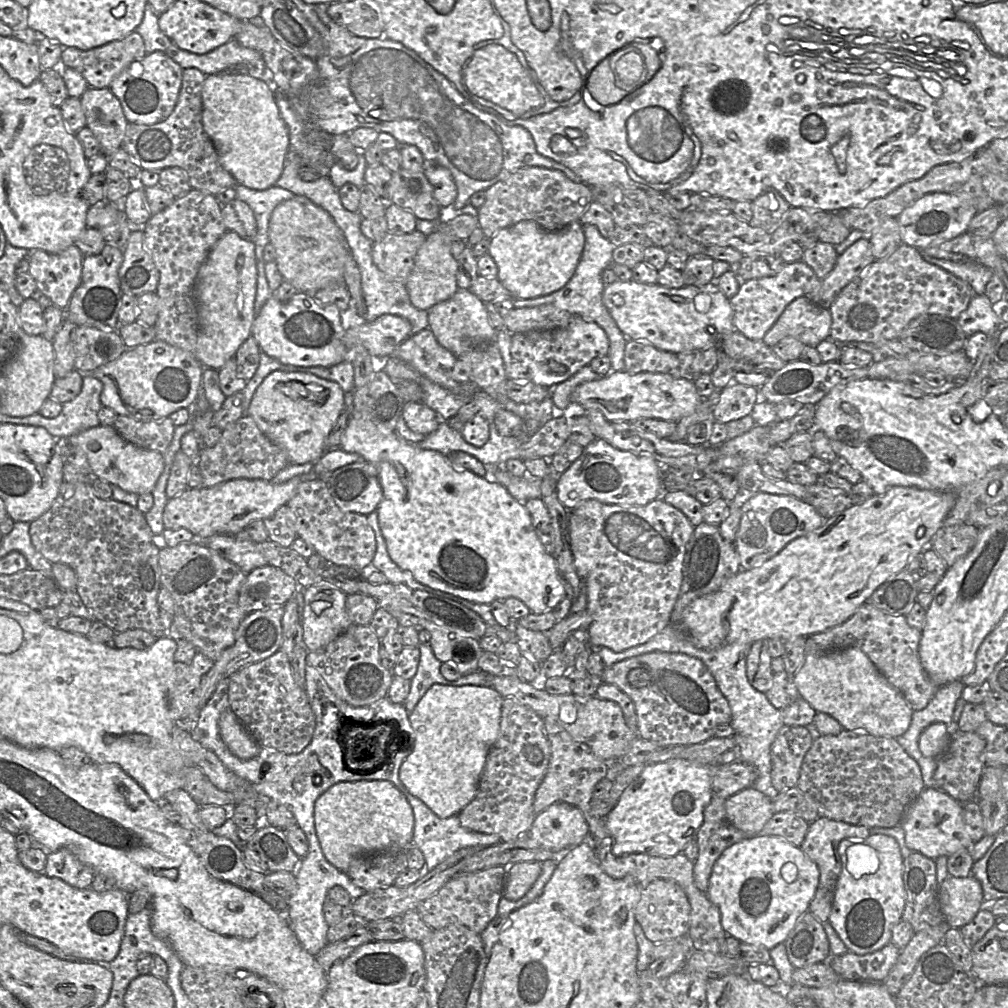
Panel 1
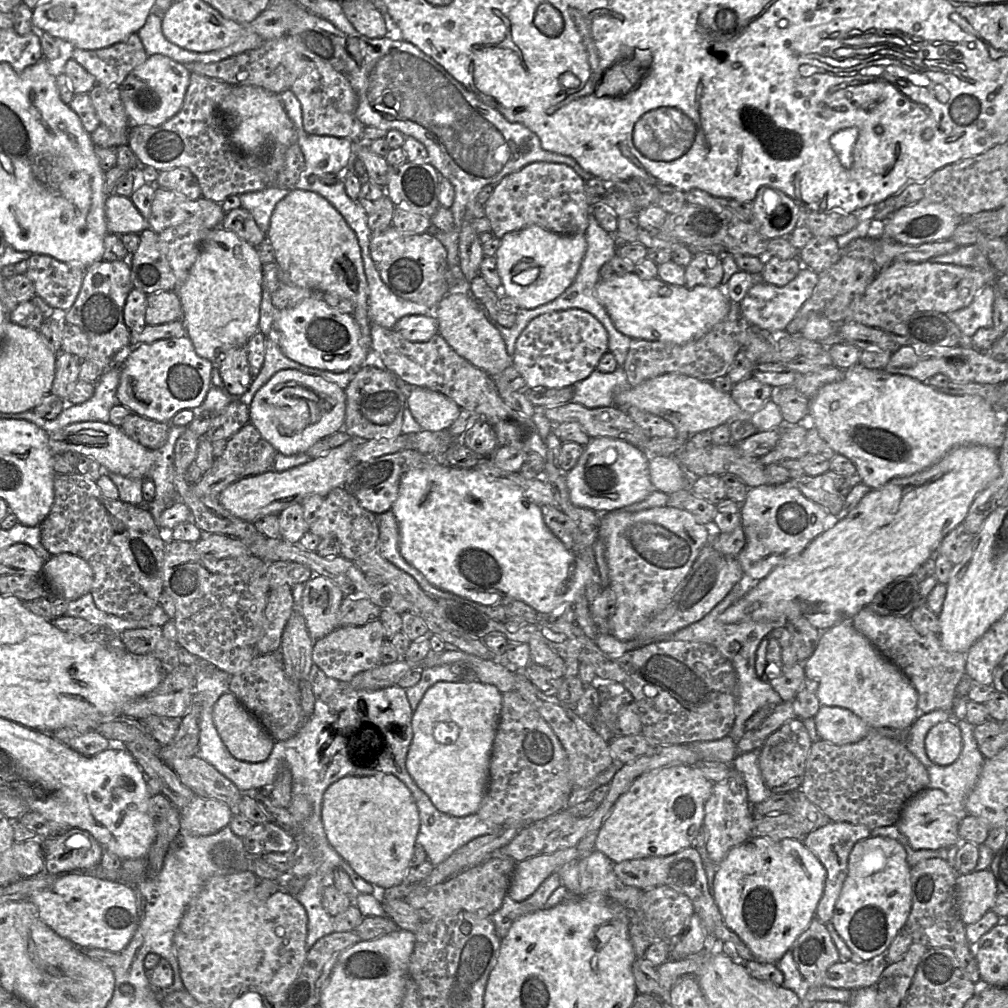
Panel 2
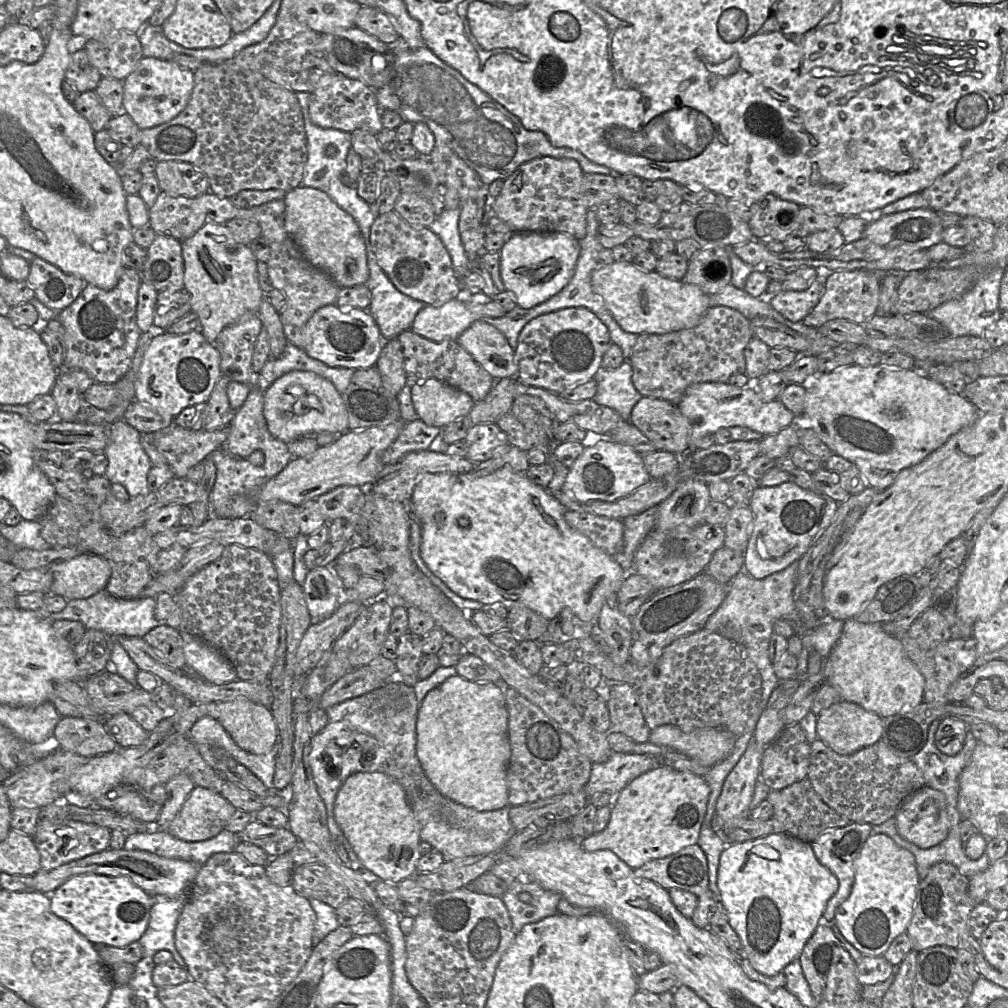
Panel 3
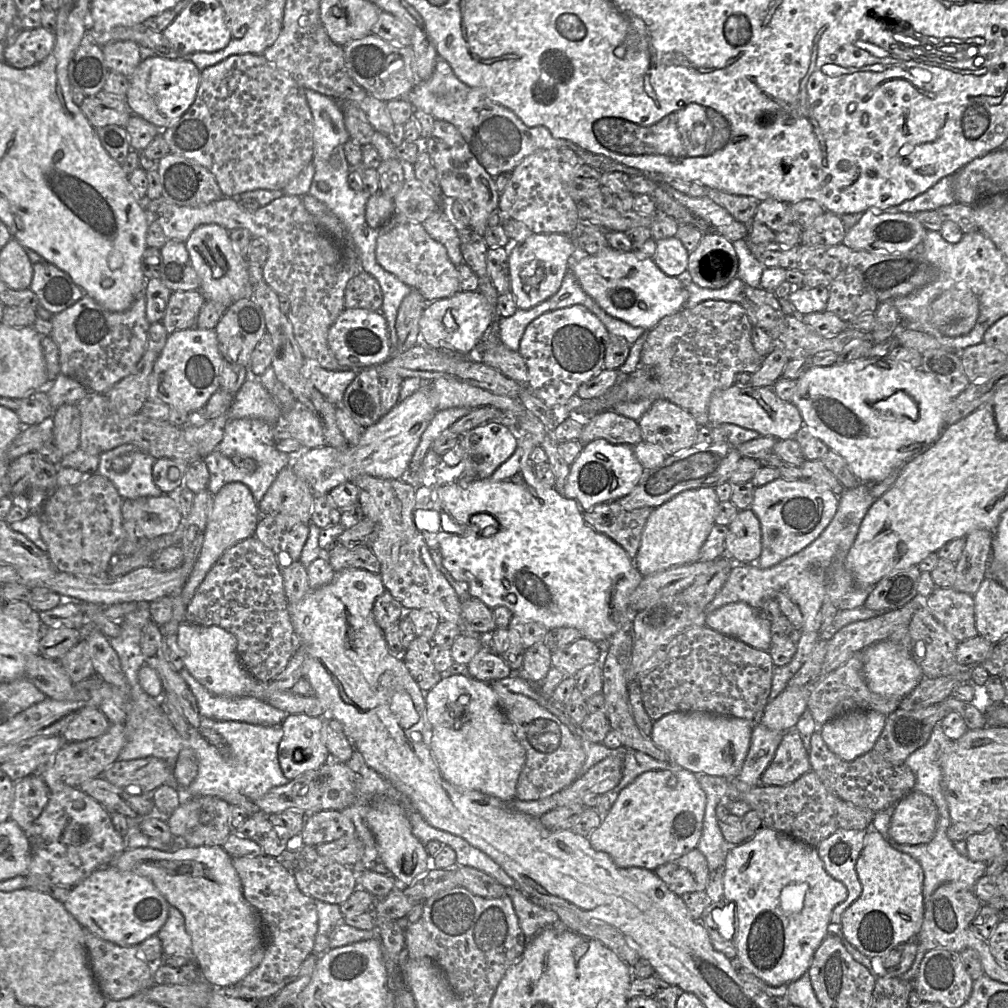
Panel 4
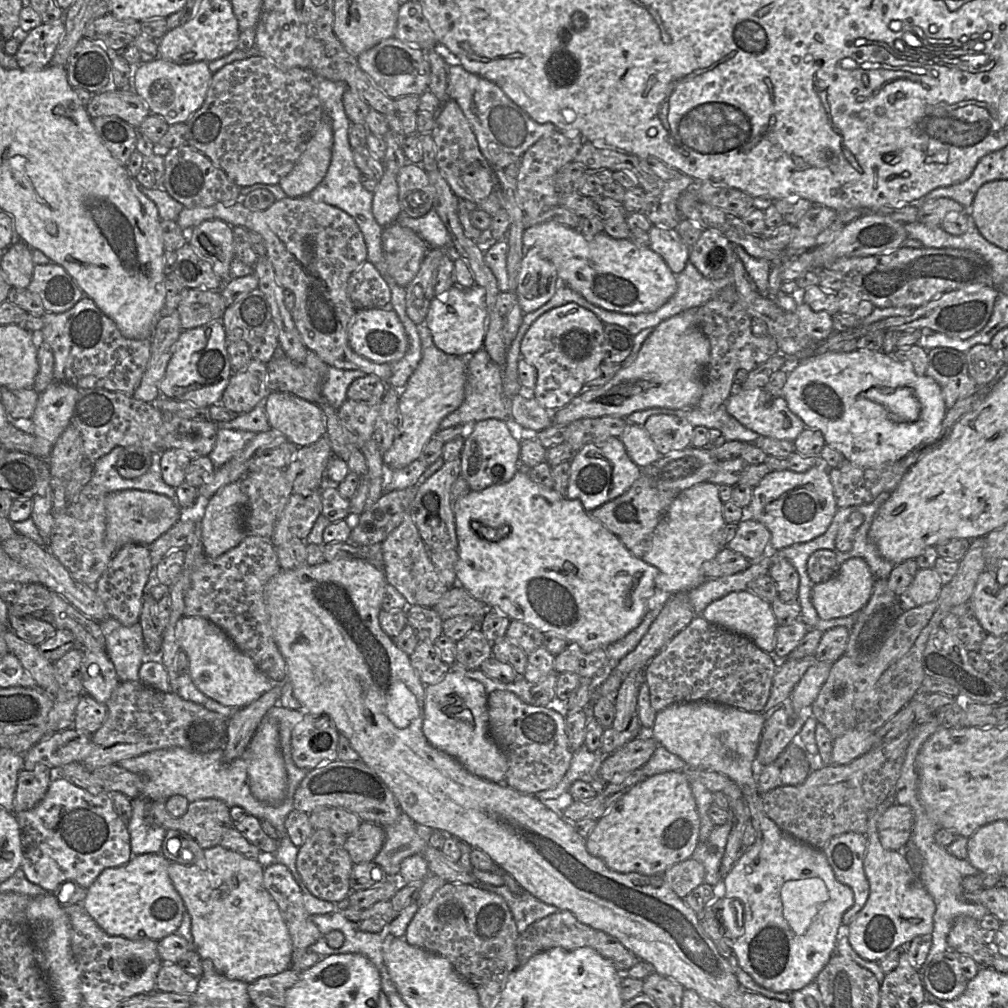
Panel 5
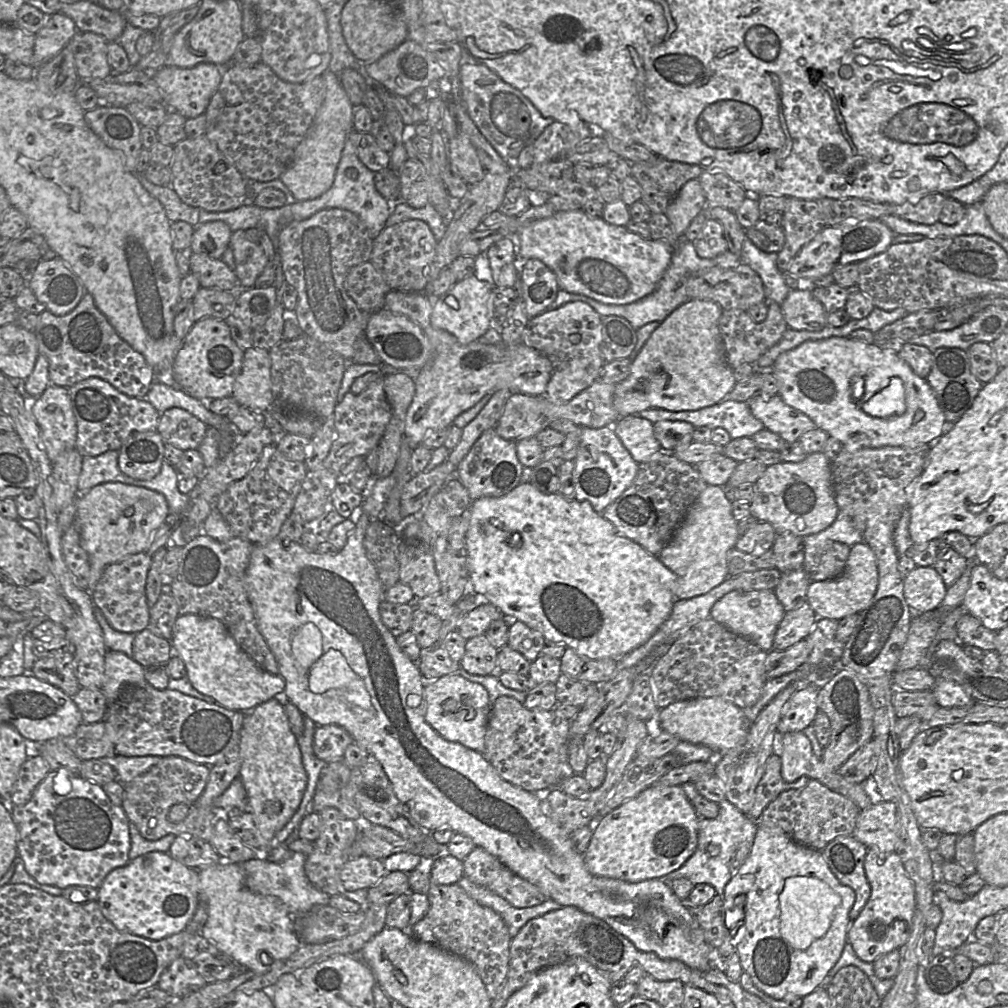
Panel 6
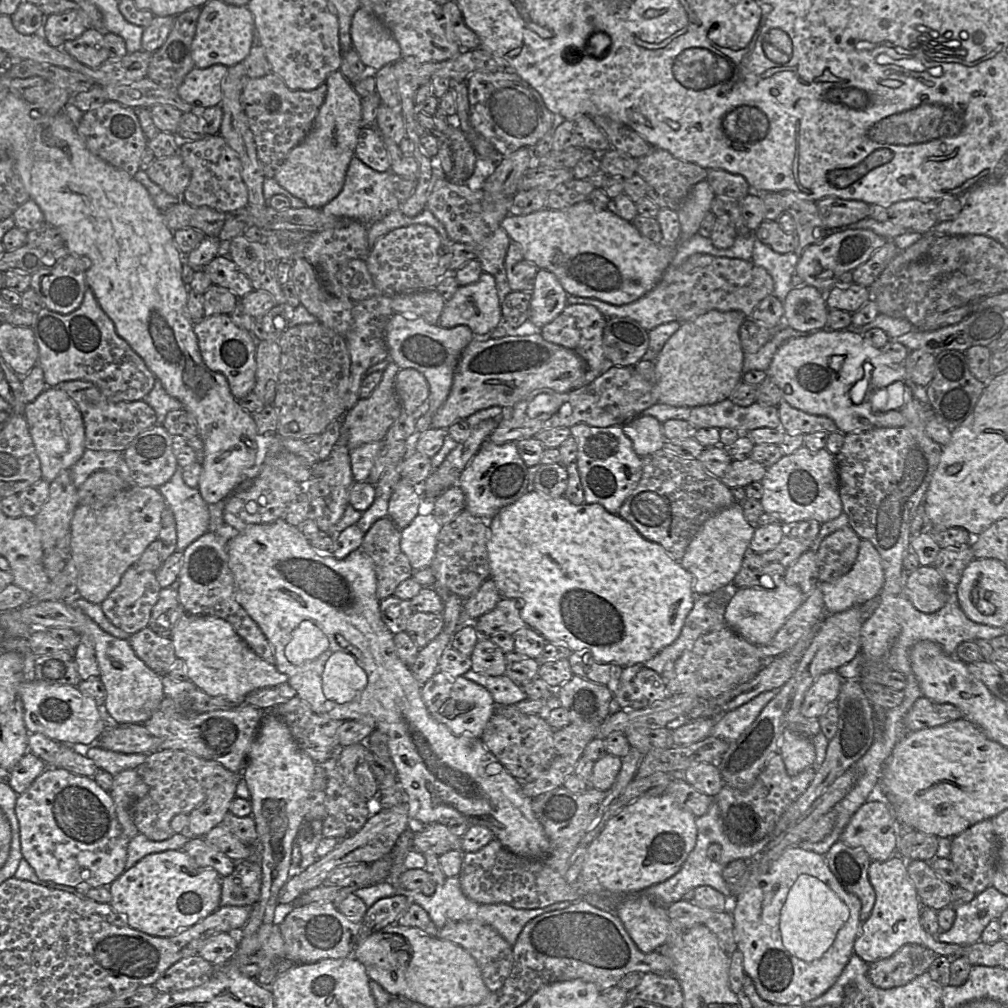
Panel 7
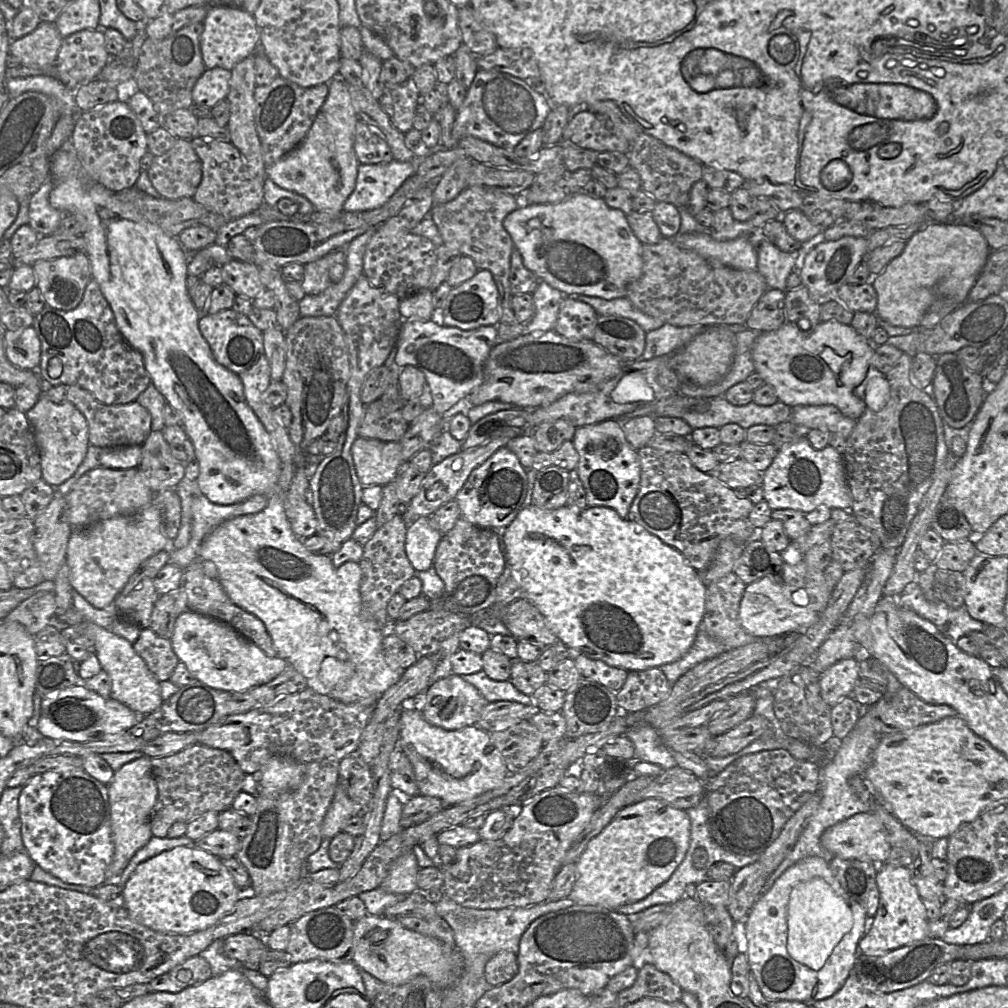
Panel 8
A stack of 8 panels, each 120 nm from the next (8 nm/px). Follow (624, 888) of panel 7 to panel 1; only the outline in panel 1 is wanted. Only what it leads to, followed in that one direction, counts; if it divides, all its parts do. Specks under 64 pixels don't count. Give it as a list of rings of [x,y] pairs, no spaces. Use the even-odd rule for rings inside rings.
[[[682,758],[649,764],[627,788],[605,818],[605,826],[612,837],[612,853],[615,856],[647,854],[649,856],[673,857],[685,846],[696,840],[703,823],[704,810],[712,799],[713,767],[716,764],[698,764]],[[527,861],[512,864],[507,869],[503,897],[516,901],[532,888],[541,874],[542,862]]]

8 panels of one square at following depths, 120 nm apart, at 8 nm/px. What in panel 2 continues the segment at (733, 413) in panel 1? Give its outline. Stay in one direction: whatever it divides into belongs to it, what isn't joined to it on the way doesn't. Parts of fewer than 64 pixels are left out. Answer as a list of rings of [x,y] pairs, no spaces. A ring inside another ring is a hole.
[[[751,376],[735,384],[730,395],[743,411],[755,413],[772,398],[773,387]]]

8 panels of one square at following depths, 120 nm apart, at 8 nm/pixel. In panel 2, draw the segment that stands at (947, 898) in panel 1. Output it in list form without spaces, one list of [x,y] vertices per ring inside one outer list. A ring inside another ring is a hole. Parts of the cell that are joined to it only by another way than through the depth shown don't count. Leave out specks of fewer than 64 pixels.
[[[989,868],[958,874],[956,878],[957,909],[964,924],[977,922],[991,910],[997,893],[995,876]]]

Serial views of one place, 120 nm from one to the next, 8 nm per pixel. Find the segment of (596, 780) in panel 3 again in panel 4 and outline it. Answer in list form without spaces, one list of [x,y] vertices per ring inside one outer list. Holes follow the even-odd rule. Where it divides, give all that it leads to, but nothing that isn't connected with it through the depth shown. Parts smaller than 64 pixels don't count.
[[[628,750],[623,755],[623,774],[619,784],[611,790],[613,794],[618,794],[620,791],[633,782],[639,775],[651,770],[671,770],[672,762],[659,761],[650,755],[639,752],[637,750]]]

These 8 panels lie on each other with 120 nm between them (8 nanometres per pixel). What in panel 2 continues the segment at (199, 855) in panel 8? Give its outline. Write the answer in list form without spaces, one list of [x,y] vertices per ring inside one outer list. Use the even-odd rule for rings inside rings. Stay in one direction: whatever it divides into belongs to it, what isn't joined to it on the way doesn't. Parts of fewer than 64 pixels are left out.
[[[92,873],[61,874],[49,888],[31,894],[28,900],[36,906],[40,919],[48,927],[78,948],[99,948],[121,952],[137,928],[137,905],[132,889],[122,881],[98,878]]]

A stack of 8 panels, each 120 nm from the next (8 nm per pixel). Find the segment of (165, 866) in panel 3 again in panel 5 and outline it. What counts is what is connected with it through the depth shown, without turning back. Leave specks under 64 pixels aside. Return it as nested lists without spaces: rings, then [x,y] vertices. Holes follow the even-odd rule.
[[[216,845],[204,849],[201,861],[193,865],[170,862],[168,875],[191,917],[193,948],[202,959],[209,959],[215,970],[230,980],[251,983],[272,976],[291,965],[292,942],[287,925],[273,897],[263,885],[264,867],[259,860]]]

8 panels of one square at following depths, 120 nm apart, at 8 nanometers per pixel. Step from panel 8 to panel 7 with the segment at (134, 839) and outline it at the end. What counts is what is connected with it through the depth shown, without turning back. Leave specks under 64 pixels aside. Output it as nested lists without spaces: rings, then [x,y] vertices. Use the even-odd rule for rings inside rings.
[[[136,769],[123,770],[113,779],[113,787],[109,793],[115,804],[117,819],[130,841],[139,833],[130,814],[130,807],[136,799],[148,793],[149,787],[139,778]]]

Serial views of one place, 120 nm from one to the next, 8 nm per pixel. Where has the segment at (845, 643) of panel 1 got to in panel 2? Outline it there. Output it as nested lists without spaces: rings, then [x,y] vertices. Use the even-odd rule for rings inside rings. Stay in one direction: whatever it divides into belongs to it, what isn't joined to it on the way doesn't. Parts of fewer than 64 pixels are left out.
[[[863,608],[852,617],[852,625],[909,679],[917,691],[918,715],[937,709],[953,711],[956,687],[965,674],[967,653],[947,651],[936,634],[921,635],[907,616],[880,616]]]

